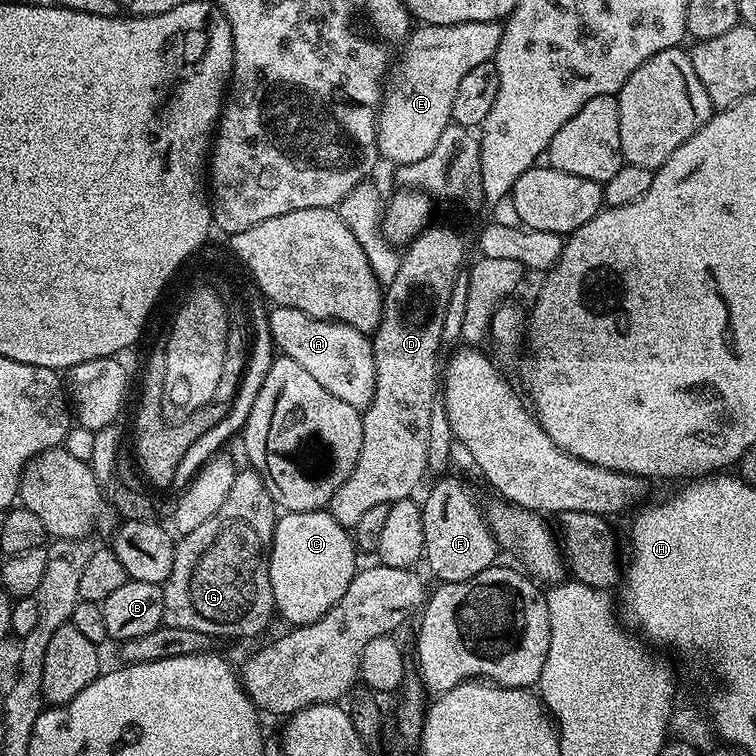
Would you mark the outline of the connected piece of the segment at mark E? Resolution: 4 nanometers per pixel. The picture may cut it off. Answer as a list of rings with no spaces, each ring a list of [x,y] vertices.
[[[494,20],[461,24],[424,24],[417,27],[403,45],[398,59],[391,65],[390,75],[382,92],[380,110],[376,117],[377,153],[383,159],[385,156],[386,159],[393,160],[393,165],[396,166],[419,162],[426,154],[430,154],[442,132],[448,124],[453,123],[454,93],[462,83],[462,78],[466,78],[467,72],[474,70],[474,66],[487,64],[495,57],[503,33],[503,27]]]

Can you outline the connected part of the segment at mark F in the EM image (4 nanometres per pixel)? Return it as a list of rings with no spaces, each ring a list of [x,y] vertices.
[[[445,475],[428,492],[428,497],[422,500],[420,513],[422,514],[422,530],[424,531],[423,563],[437,576],[437,581],[449,584],[450,582],[466,582],[466,578],[474,578],[474,574],[482,574],[482,570],[493,567],[497,563],[496,552],[498,545],[492,537],[492,530],[482,508],[468,497],[468,492],[452,477]]]

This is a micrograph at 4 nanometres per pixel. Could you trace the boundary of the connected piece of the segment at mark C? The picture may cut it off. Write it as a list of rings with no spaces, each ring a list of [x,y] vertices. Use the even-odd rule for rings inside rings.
[[[331,511],[319,512],[284,512],[274,526],[272,549],[268,555],[270,570],[270,586],[272,587],[272,603],[278,616],[288,623],[288,626],[299,626],[318,622],[346,594],[346,586],[356,576],[358,571],[358,549],[350,535],[349,529],[341,526],[332,517]]]

